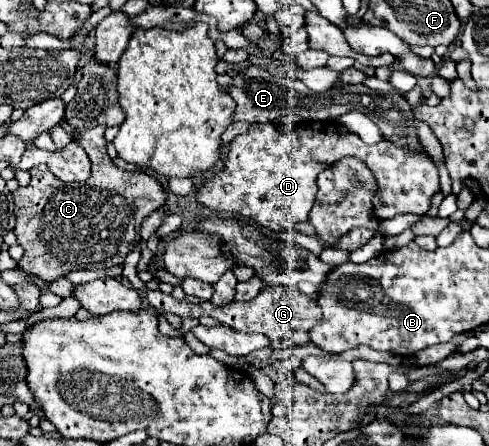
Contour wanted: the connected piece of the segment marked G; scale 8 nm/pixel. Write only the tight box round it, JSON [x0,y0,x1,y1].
[147,277,321,349]

